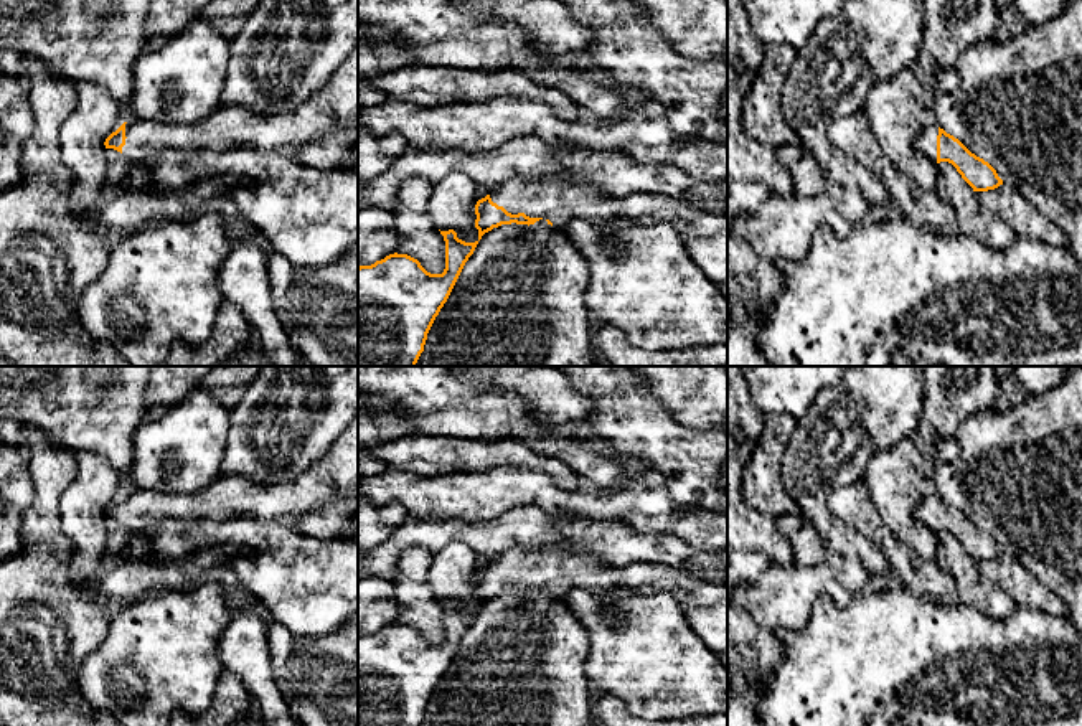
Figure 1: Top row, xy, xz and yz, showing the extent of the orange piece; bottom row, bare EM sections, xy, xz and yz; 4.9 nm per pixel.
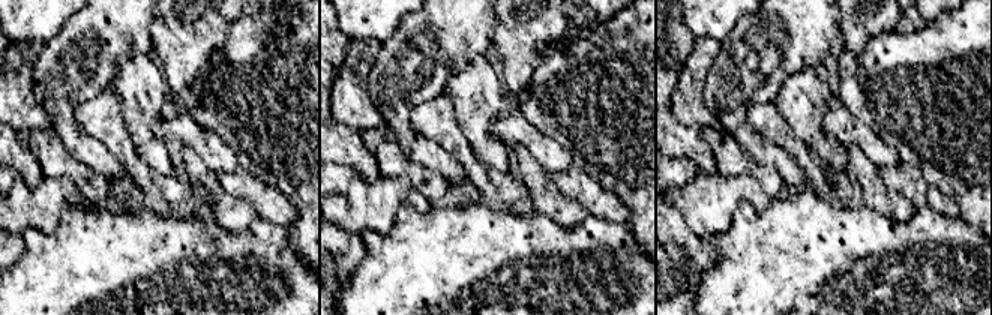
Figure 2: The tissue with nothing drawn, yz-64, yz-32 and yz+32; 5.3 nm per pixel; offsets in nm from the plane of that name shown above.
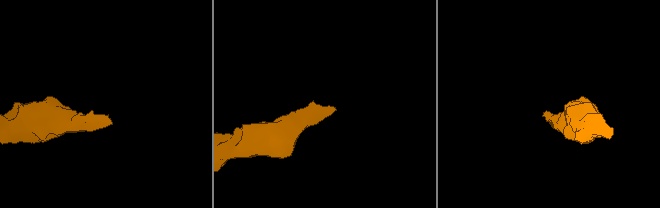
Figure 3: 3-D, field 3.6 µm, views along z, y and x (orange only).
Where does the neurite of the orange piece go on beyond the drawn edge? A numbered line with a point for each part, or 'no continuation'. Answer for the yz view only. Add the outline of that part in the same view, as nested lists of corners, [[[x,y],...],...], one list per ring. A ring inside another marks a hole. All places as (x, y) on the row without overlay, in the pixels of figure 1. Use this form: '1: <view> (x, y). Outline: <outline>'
1: yz (926, 509). Outline: [[[927,488],[927,492],[917,500],[914,508],[915,518],[935,533],[937,533],[937,505],[939,493],[932,488]]]

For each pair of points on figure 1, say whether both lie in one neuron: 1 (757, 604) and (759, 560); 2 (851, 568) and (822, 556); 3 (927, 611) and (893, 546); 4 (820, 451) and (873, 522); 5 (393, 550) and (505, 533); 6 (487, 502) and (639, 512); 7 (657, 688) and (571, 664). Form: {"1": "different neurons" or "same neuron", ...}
{"1": "different neurons", "2": "same neuron", "3": "different neurons", "4": "different neurons", "5": "same neuron", "6": "same neuron", "7": "different neurons"}

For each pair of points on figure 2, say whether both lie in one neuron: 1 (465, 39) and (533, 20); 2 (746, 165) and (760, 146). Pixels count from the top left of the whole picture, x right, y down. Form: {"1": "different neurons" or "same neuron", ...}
{"1": "different neurons", "2": "different neurons"}

